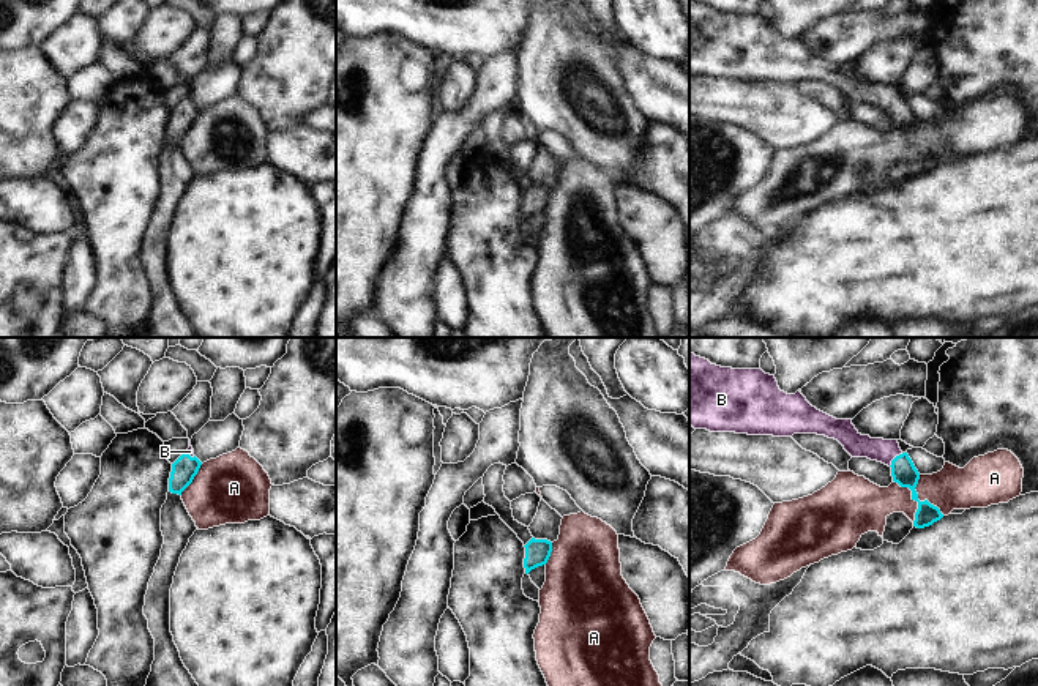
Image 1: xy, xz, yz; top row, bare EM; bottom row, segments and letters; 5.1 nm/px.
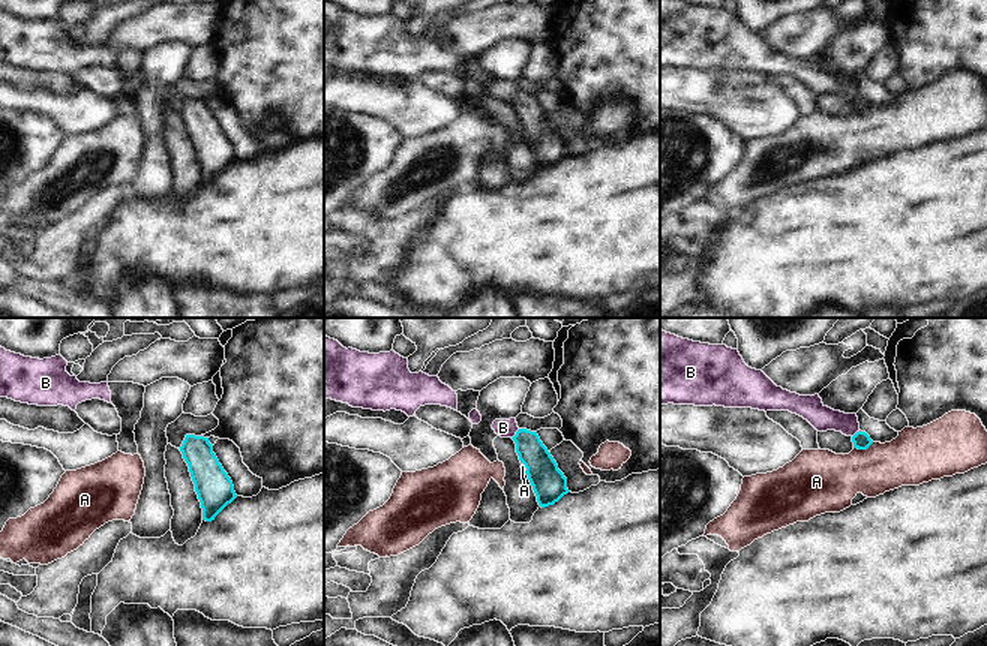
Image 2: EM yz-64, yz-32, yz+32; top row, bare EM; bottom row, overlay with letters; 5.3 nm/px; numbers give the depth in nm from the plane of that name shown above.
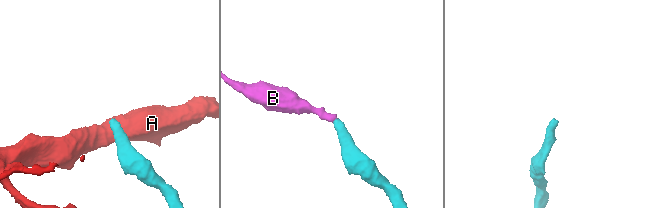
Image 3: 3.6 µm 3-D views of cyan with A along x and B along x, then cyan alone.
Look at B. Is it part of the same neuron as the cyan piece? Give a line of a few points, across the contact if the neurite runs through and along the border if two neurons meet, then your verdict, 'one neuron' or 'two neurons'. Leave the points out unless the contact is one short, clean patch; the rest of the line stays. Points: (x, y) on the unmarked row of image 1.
yz (903, 117), (895, 104), (887, 98), (857, 92) | one neuron

